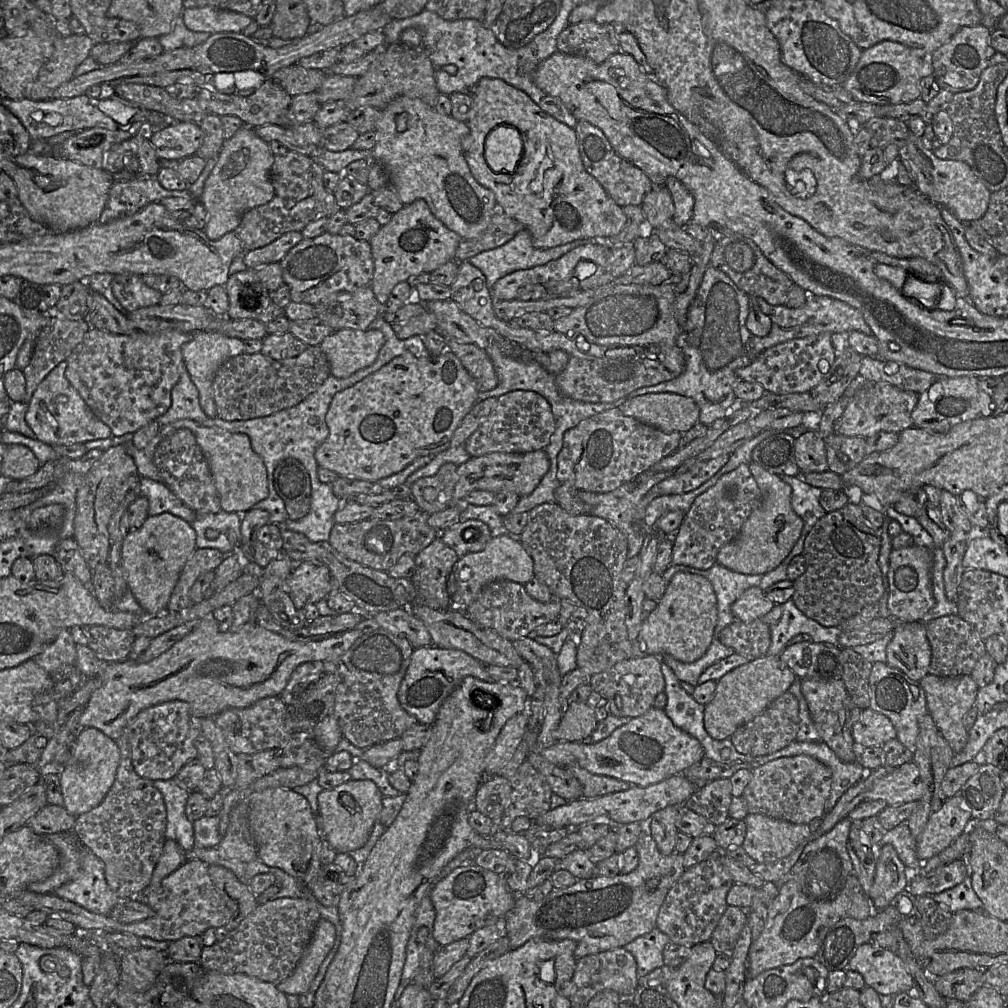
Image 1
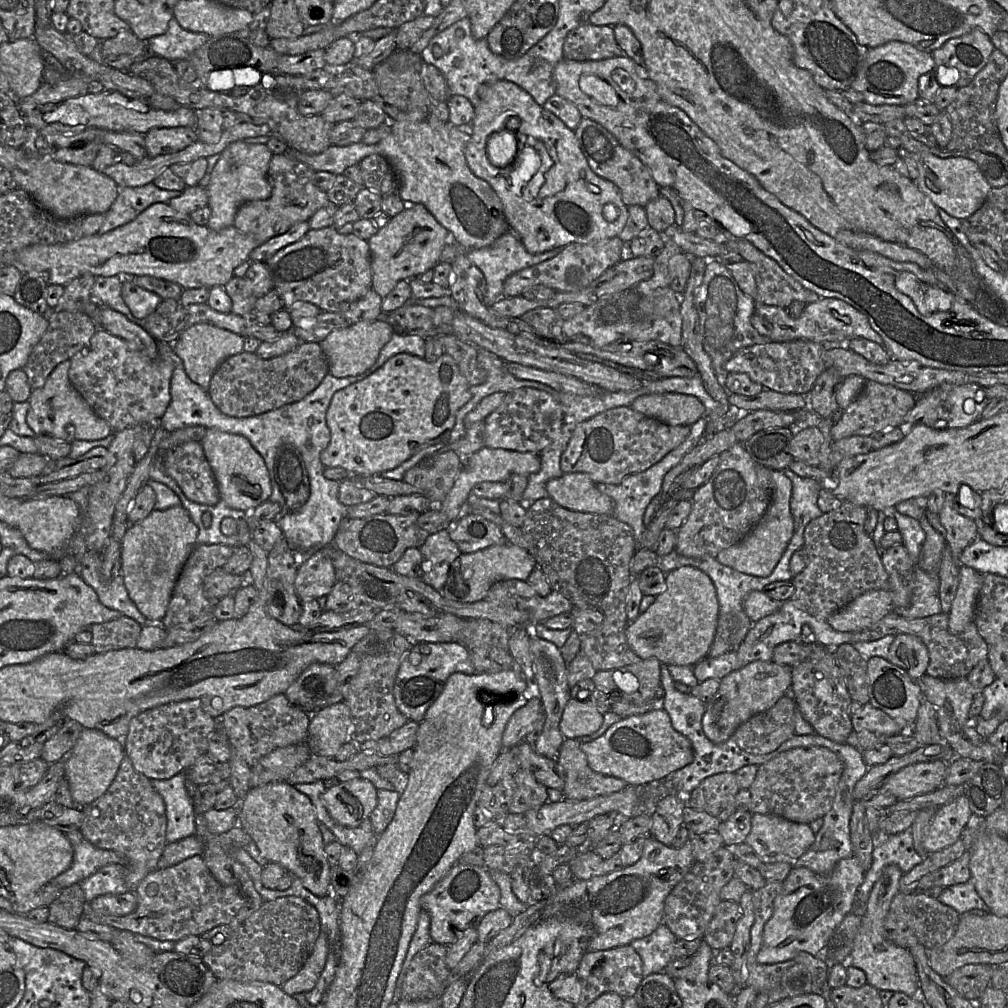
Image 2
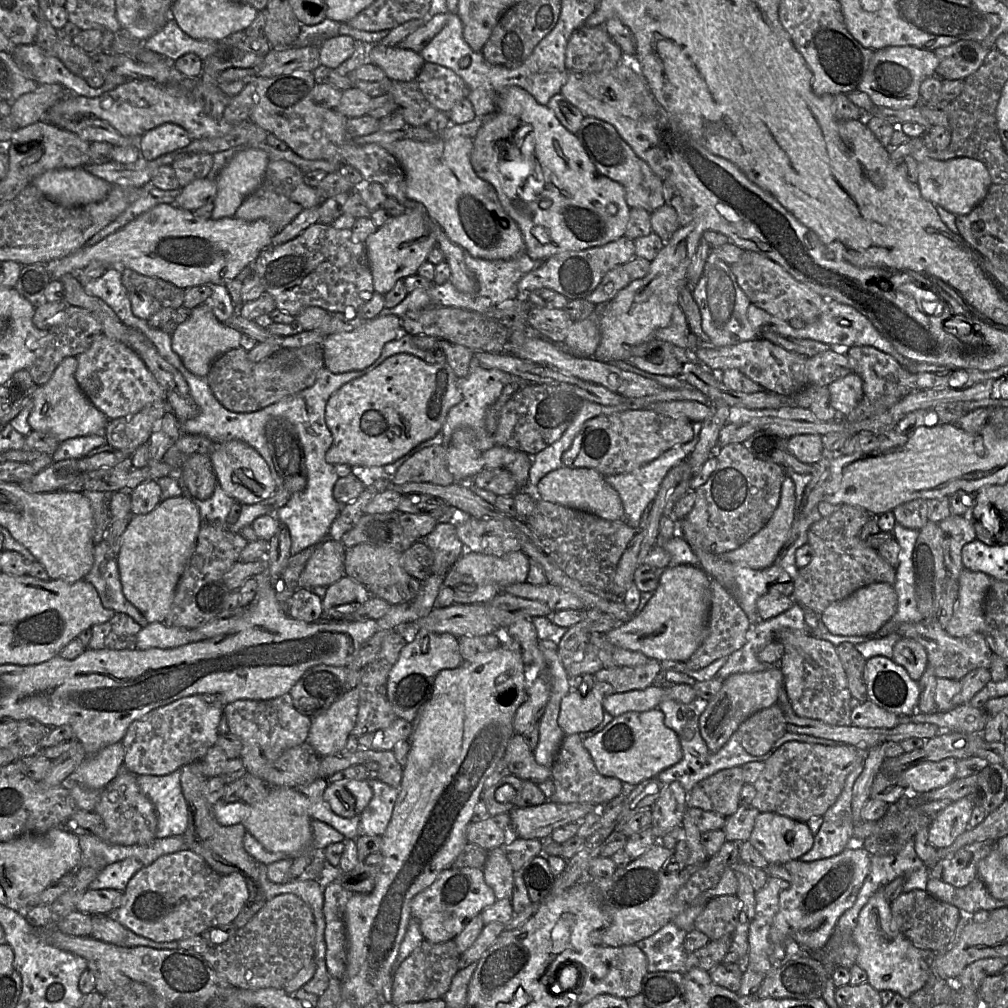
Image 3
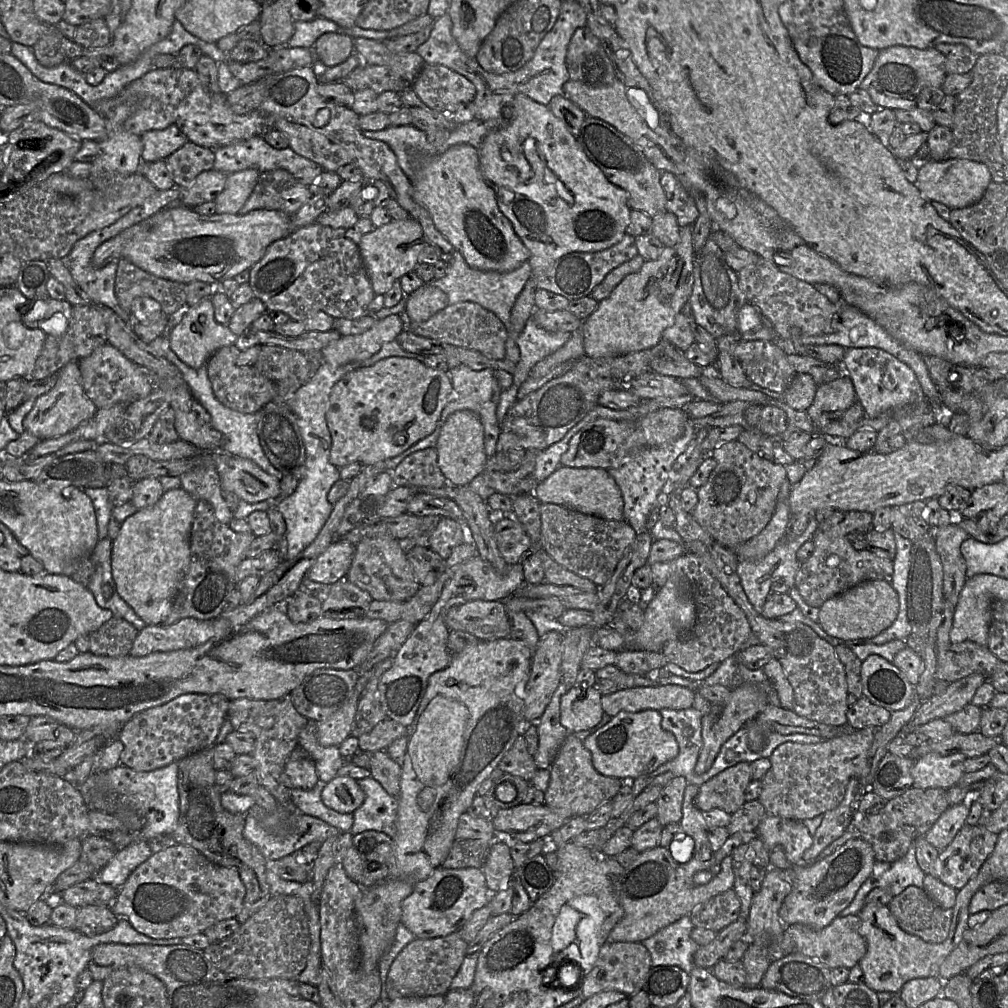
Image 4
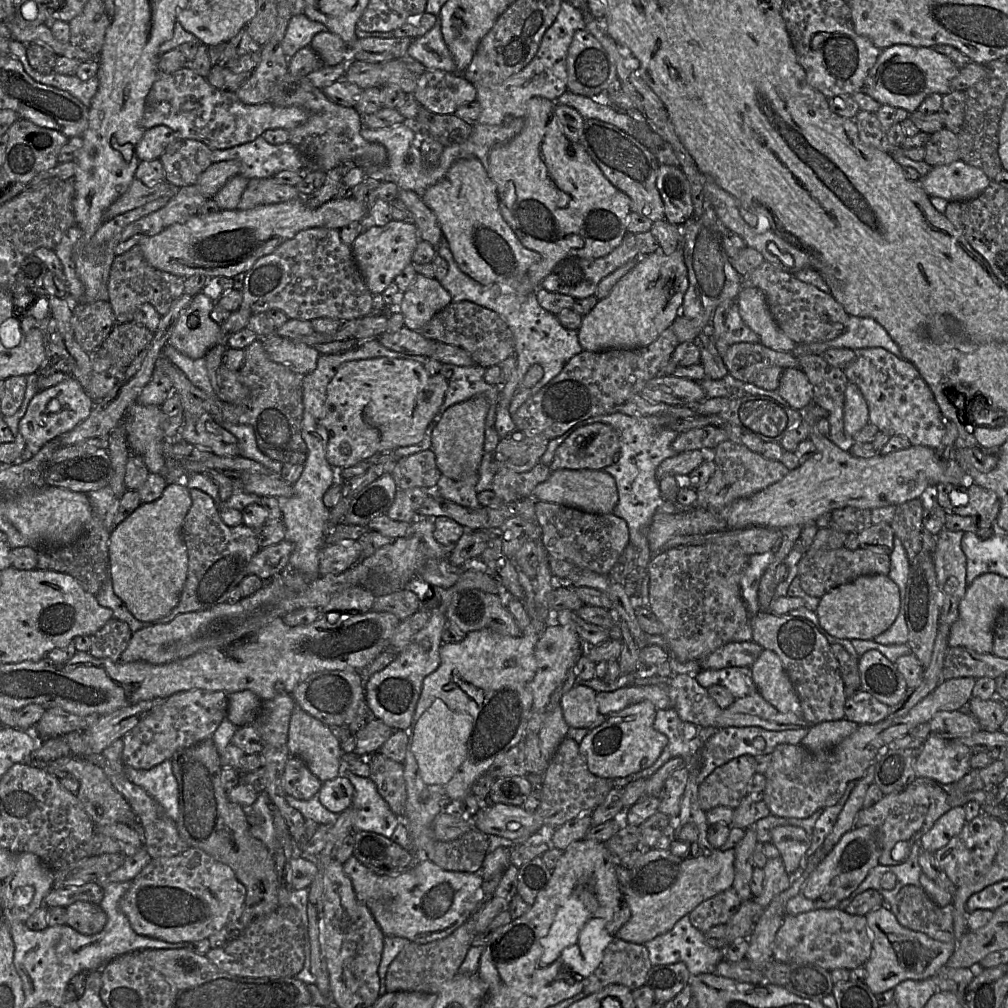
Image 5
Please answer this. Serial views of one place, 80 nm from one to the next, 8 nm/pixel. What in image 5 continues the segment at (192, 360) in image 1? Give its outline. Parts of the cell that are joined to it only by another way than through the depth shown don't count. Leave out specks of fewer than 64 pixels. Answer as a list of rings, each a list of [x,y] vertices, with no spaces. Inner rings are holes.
[[[212,290],[194,296],[179,317],[168,343],[189,358],[199,359],[205,357],[213,346],[224,342],[221,326],[210,317],[214,306]]]

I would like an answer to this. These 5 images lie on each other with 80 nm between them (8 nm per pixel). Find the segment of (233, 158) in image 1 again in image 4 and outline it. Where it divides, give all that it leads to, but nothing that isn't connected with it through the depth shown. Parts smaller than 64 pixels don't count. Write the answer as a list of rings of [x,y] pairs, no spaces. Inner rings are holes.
[[[254,168],[229,174],[224,189],[214,200],[216,214],[238,214],[252,193],[259,176],[259,171]]]

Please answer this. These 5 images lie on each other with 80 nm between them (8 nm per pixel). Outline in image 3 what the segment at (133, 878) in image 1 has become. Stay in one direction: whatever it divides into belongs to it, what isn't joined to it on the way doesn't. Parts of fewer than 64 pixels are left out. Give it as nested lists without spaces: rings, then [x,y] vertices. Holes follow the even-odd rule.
[[[125,769],[102,789],[101,798],[94,812],[103,820],[105,831],[103,840],[111,844],[131,846],[147,845],[156,839],[157,814],[152,802],[141,792],[135,775]]]

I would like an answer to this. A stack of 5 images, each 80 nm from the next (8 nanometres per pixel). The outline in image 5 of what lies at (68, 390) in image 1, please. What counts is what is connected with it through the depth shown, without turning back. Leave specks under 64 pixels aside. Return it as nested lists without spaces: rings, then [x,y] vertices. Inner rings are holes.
[[[74,377],[68,378],[35,394],[19,421],[18,434],[23,437],[26,448],[34,454],[47,442],[72,430],[84,421],[93,406],[94,401],[81,384]]]

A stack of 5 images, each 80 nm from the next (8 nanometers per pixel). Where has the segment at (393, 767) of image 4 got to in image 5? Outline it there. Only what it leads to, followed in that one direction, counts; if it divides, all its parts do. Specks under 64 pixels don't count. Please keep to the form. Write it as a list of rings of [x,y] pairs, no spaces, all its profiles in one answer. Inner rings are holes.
[[[379,751],[367,757],[370,766],[370,779],[375,783],[379,794],[398,817],[405,813],[406,783],[403,763],[396,762]]]

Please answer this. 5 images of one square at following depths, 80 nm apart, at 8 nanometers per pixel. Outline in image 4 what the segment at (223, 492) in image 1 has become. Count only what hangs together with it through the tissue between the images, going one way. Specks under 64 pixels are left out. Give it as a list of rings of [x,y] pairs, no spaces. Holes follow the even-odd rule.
[[[213,451],[213,465],[223,490],[233,492],[248,503],[274,499],[280,493],[280,480],[266,473],[250,459]]]

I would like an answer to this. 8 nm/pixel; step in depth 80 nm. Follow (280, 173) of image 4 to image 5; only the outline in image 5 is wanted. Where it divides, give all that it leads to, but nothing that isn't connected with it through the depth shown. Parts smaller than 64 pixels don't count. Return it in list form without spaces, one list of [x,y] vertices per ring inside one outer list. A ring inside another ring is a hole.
[[[269,178],[250,179],[238,203],[238,210],[252,209],[258,205],[276,204],[301,198],[295,186],[282,184]]]

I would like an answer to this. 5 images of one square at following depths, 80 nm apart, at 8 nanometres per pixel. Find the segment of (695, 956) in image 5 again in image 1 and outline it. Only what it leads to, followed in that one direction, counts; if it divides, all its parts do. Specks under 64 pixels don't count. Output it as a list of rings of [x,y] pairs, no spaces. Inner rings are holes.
[[[655,927],[624,946],[636,960],[639,978],[664,965],[663,949],[669,942],[669,937]]]

